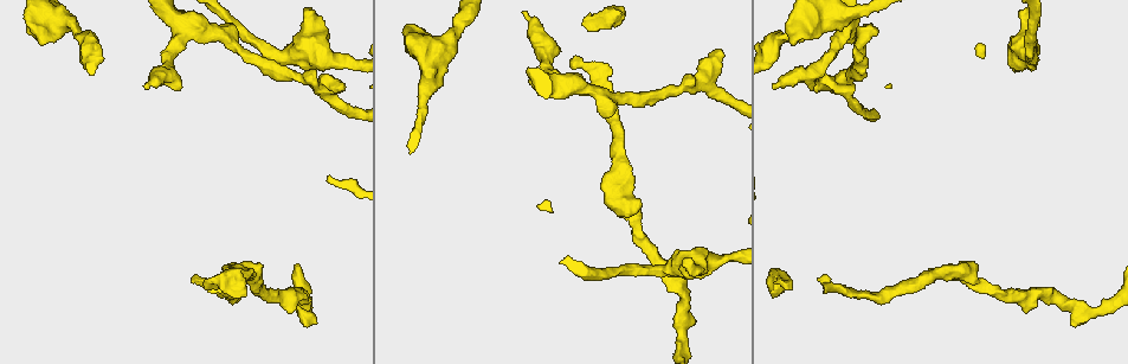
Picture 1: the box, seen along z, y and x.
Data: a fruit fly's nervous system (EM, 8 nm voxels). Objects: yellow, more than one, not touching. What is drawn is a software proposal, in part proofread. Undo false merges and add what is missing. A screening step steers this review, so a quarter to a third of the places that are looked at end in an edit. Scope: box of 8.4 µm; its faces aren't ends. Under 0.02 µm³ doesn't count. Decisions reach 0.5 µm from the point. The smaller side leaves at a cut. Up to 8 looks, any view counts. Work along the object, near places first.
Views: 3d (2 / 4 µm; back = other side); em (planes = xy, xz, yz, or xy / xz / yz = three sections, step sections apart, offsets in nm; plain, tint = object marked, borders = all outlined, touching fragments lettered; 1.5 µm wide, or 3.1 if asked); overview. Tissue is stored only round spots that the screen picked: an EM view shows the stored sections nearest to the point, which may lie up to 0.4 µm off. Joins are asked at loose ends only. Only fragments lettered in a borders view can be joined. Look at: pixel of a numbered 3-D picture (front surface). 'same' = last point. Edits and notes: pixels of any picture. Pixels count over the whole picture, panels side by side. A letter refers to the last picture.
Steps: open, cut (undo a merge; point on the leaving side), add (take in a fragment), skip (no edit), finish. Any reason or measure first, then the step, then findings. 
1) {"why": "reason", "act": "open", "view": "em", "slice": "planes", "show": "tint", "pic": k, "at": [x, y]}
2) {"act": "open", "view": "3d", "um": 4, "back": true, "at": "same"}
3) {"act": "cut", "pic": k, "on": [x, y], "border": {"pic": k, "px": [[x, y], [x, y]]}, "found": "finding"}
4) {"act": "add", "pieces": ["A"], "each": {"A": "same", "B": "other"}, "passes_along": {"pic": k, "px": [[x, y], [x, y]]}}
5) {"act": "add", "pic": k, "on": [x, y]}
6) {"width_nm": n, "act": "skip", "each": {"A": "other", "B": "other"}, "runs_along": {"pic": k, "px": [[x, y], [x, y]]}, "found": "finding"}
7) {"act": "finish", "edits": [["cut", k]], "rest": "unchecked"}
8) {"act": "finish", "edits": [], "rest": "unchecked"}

{"why": "arms part here", "act": "open", "view": "3d", "um": 4, "pic": 1, "at": [604, 94]}

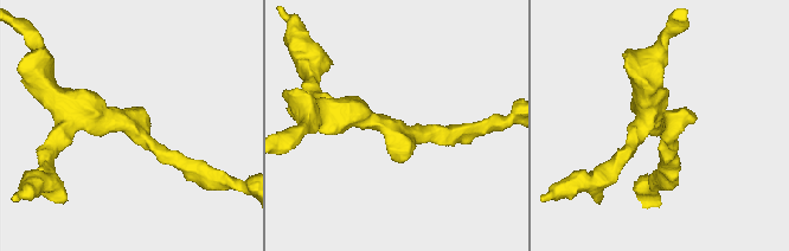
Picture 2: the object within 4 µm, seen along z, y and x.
{"act": "open", "view": "em", "slice": "planes", "show": "borders", "pic": 2, "at": [393, 127]}

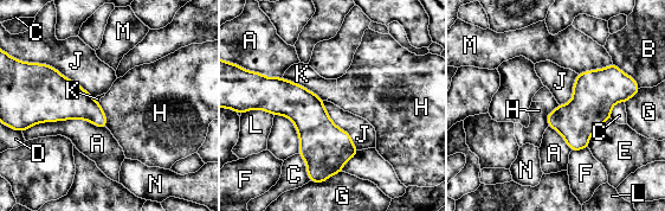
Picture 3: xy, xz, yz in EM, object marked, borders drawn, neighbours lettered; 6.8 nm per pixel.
{"act": "skip", "each": {"A": "other", "B": "other", "C": "other", "D": "other", "E": "other", "F": "other", "G": "other", "H": "other", "J": "other", "K": "other", "L": "other", "M": "other", "N": "other"}, "runs_along": {"pic": 3, "px": [[238, 106], [290, 101], [353, 152]]}, "found": "one cell here"}

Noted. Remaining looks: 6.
{"why": "free end", "act": "open", "view": "em", "slice": "planes", "show": "borders", "pic": 1, "at": [28, 23]}

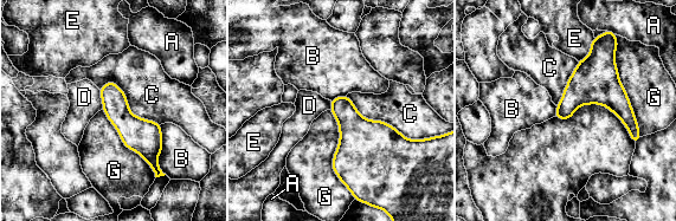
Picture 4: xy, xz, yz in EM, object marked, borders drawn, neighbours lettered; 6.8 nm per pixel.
{"act": "skip", "each": {"A": "other", "B": "other", "C": "other", "D": "other", "E": "other", "G": "other"}, "border": {"pic": 4, "px": [[617, 45], [618, 79], [641, 136]]}, "found": "none of them fits"}

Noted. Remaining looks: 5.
{"why": "arms part here", "act": "open", "view": "em", "slice": "xz", "step": 4, "show": "tint", "pic": 1, "at": [701, 79]}

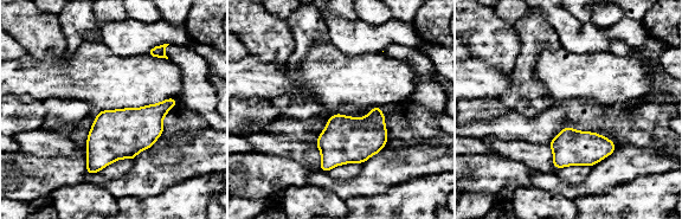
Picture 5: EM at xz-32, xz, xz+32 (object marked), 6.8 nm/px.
{"why": "cut it another way", "act": "open", "view": "em", "slice": "planes", "show": "borders", "at": "same"}

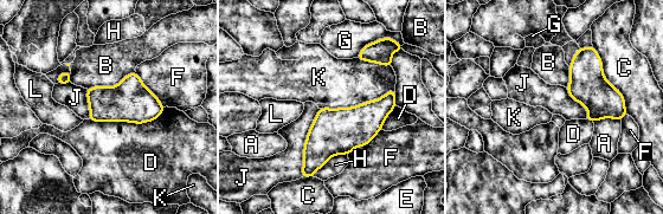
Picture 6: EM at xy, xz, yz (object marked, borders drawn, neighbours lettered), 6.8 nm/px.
{"width_nm": 240, "act": "skip", "each": {"A": "other", "B": "other", "C": "other", "D": "other", "E": "other", "F": "other", "G": "other", "H": "other", "J": "other", "K": "other", "L": "other"}, "runs_along": {"pic": 6, "px": [[392, 95], [347, 128], [304, 174]]}, "found": "one cell here"}

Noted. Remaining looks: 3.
{"act": "finish", "edits": [], "rest": "unchecked"}

